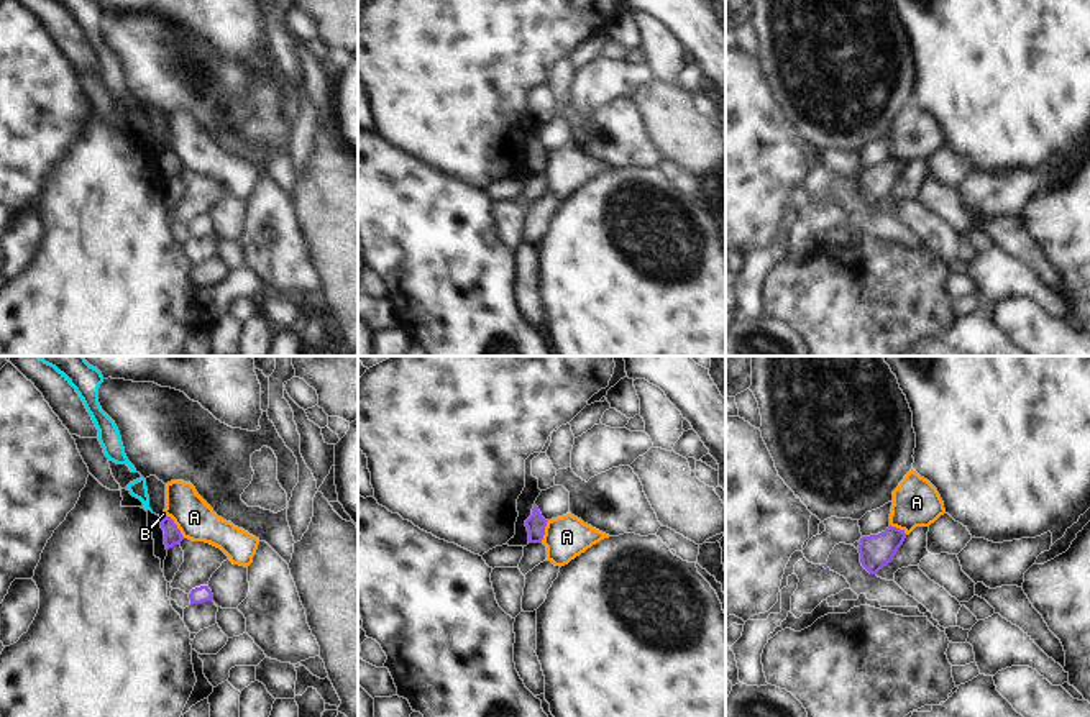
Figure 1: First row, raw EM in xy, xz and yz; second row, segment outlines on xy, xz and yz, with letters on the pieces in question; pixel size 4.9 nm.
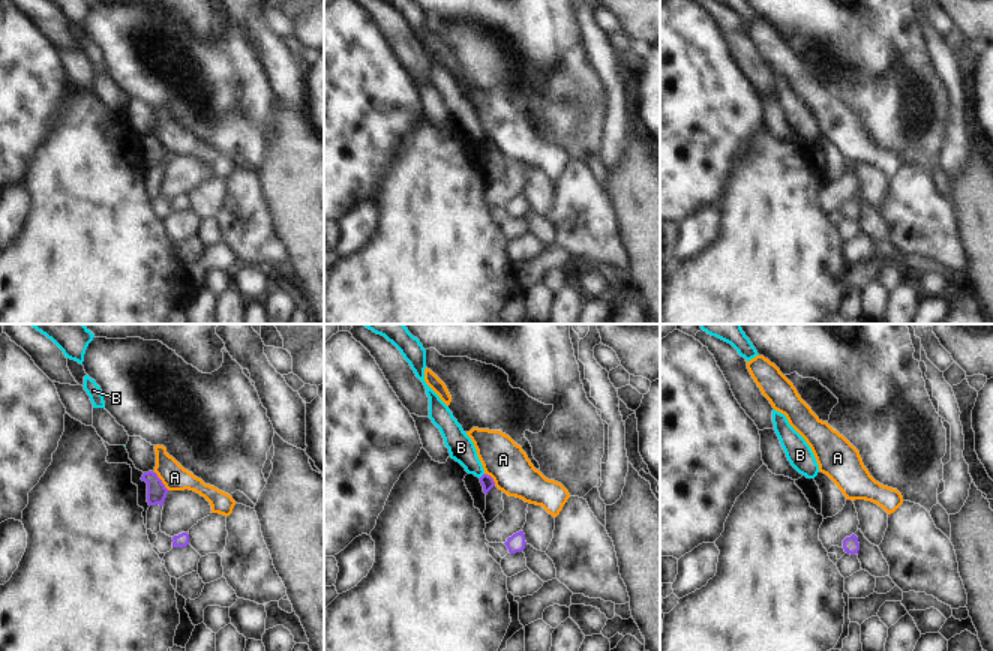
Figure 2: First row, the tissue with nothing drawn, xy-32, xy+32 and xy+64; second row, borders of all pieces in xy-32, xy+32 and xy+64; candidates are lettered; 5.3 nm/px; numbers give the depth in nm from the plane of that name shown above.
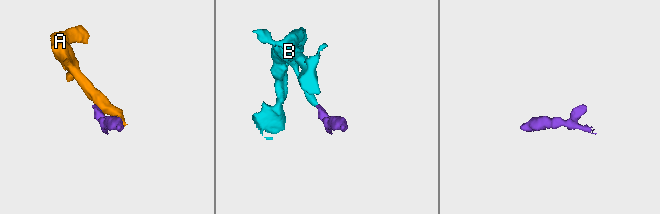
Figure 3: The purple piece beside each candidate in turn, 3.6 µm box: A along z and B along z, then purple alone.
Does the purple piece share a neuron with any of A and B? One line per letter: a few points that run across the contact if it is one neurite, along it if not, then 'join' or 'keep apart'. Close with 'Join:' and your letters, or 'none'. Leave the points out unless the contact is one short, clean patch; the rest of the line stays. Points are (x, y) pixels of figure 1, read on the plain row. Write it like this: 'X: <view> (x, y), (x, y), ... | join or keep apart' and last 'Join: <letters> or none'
A: xy (164, 146), (184, 169) | keep apart
B: xy (164, 148), (161, 151) | keep apart
Join: none

